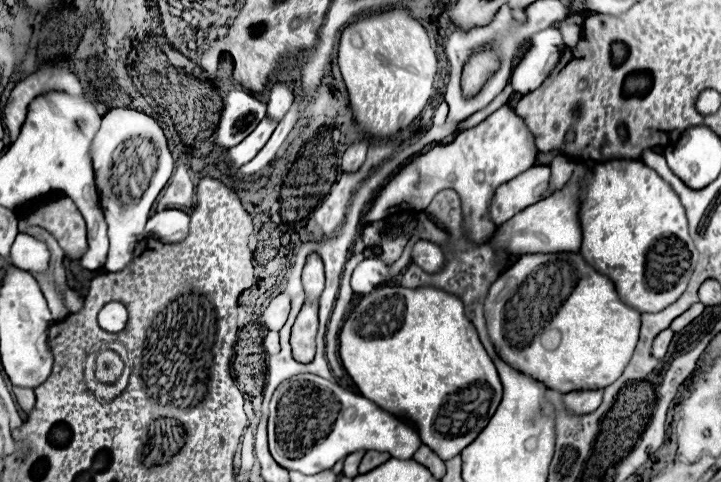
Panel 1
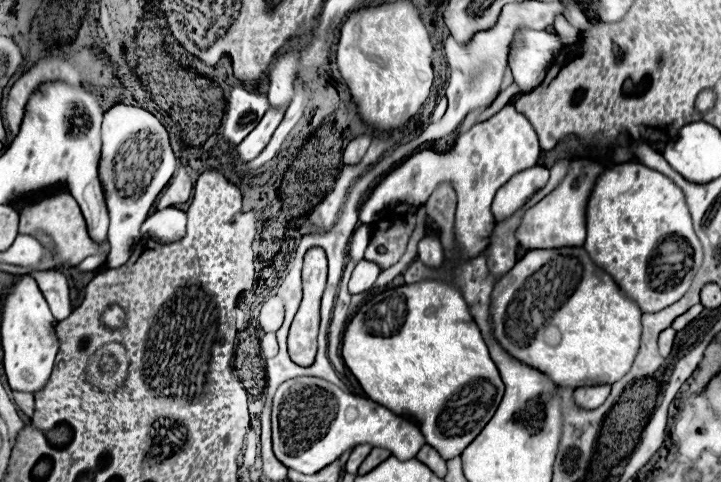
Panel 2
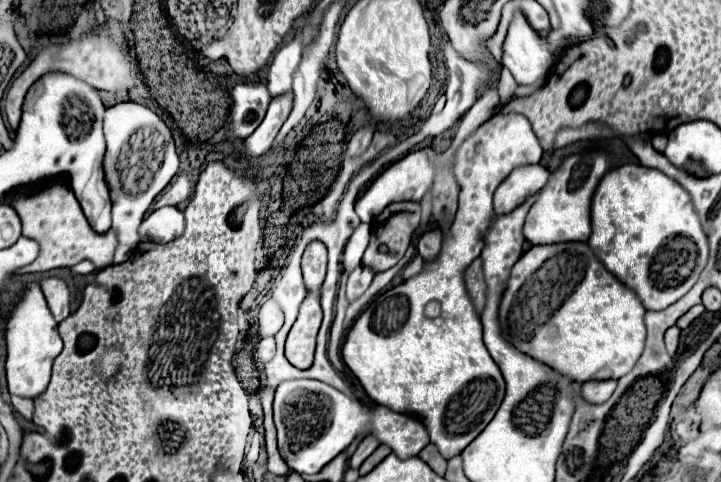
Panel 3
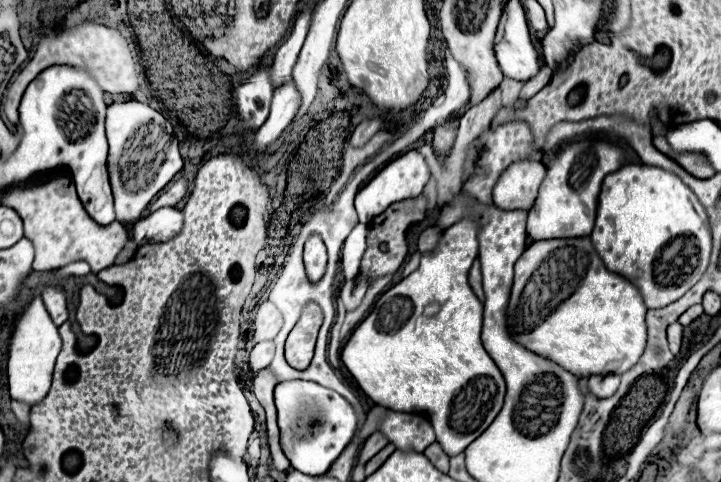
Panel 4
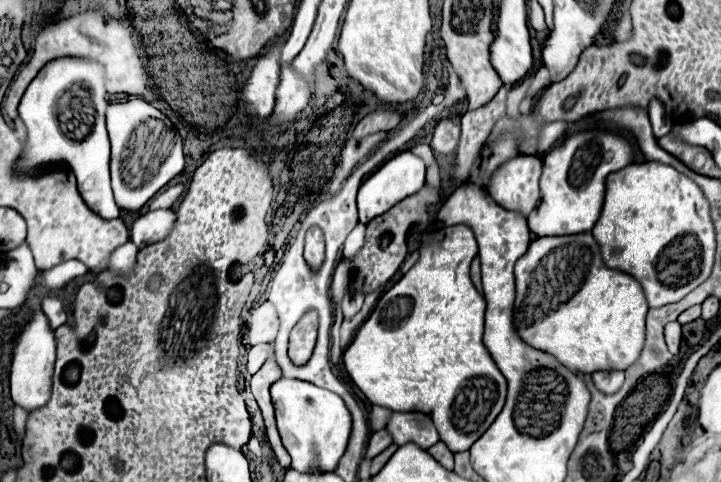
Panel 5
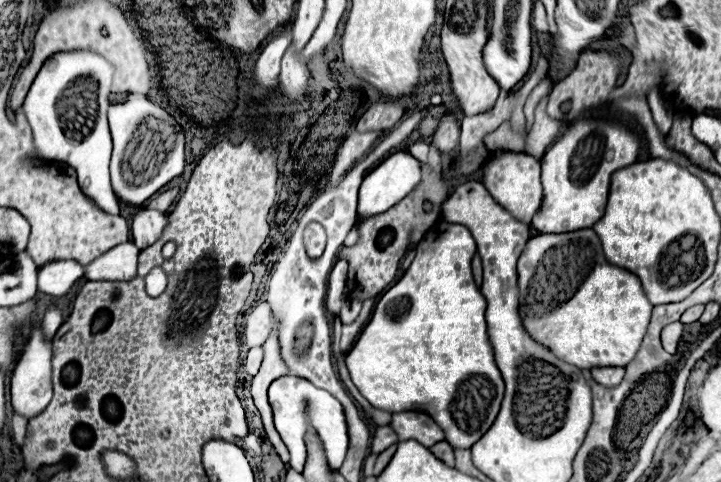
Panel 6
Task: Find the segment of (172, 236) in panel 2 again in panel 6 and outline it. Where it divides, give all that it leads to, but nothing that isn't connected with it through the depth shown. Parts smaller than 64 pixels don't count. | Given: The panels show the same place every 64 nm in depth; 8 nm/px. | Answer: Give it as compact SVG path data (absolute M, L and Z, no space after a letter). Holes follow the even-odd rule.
M140 210L132 220L132 238L134 244L142 250L158 240L162 236L164 228L168 224L168 214L158 210Z

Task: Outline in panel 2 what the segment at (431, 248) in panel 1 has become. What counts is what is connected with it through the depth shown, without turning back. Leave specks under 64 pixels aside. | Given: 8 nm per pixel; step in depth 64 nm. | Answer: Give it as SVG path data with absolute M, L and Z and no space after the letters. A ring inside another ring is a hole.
M422 238L418 242L418 260L428 268L440 268L444 262L438 238Z

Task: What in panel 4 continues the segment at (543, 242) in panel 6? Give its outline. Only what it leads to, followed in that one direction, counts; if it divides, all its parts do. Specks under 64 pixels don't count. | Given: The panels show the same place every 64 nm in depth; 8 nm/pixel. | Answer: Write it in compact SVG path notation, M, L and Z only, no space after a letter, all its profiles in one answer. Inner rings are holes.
M590 238L534 242L514 266L514 284L506 308L510 336L574 376L620 376L628 372L646 346L644 314L646 306L640 292L622 276L606 270ZM528 310L534 322L530 334Z

